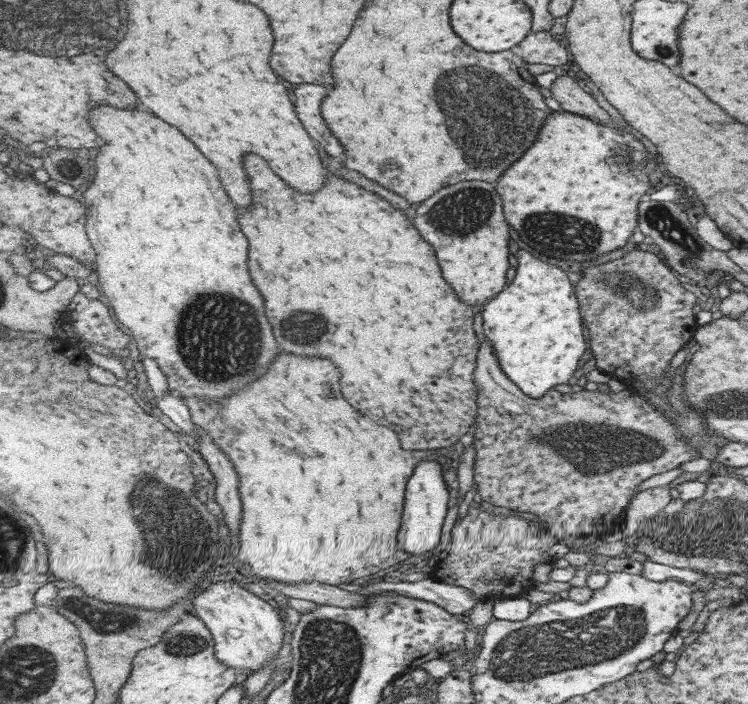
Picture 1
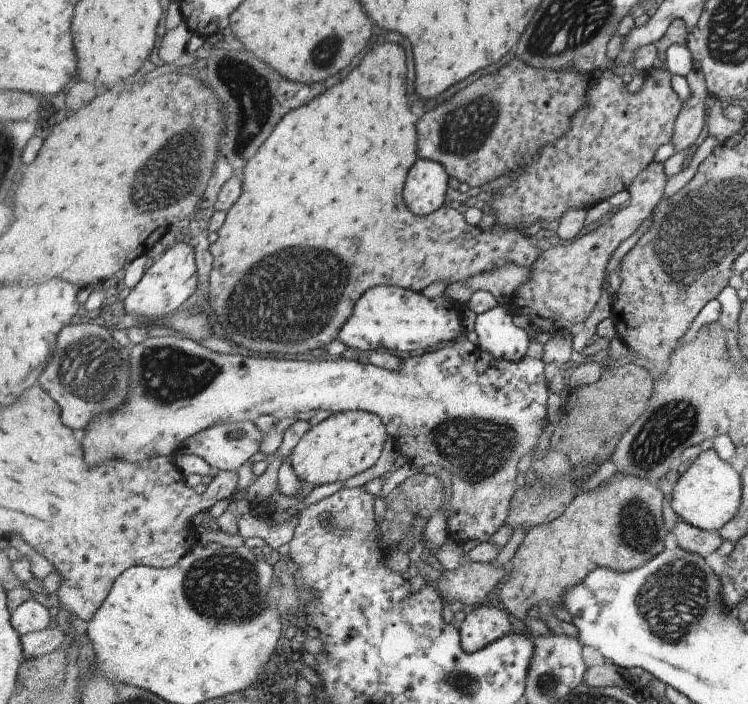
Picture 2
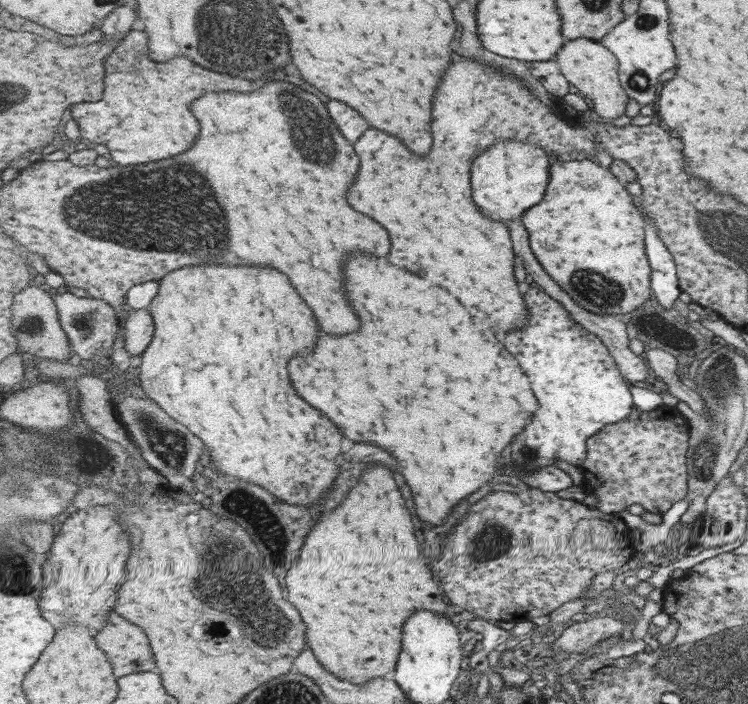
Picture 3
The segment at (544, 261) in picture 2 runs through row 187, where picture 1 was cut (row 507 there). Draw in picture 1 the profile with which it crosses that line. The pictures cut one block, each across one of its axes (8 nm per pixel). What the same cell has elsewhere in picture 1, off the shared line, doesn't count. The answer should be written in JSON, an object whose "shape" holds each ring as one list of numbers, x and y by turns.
{"shape":[[662,485,638,492,631,501,631,506,627,508,624,517,623,535,636,535,641,522,649,518,659,520,662,511,669,502,673,500,671,496,671,486]]}

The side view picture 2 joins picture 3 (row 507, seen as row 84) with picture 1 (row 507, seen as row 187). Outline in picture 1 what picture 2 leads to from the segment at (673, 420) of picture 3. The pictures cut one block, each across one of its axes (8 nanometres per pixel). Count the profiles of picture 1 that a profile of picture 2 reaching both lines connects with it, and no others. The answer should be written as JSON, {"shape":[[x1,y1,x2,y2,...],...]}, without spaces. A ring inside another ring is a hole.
{"shape":[[485,336,484,340,475,371,475,384,479,389,479,416,472,440,477,456,474,464,475,483,483,500,511,510,535,514,566,542,573,539,592,540,602,535,612,537,613,531,615,536,619,536,619,529,621,534,624,533,624,517,636,495,635,490,651,476,675,470,677,466,695,460,681,454,669,458,669,452,681,444,679,428,669,418,665,418,663,412,657,411,653,402,641,393,631,388,622,391,611,389,607,392,583,390,564,394,552,391,536,399,523,392,507,376,491,339],[641,436,653,436,653,440,667,448,665,456,645,462,643,468]]}

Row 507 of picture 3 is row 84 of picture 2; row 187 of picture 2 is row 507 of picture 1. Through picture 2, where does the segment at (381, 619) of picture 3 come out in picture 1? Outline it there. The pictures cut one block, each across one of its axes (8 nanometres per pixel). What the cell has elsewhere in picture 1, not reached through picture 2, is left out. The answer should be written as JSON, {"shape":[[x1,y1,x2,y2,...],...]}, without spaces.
{"shape":[[281,354,275,360,271,372,267,376,263,376,263,380,237,392,237,396,217,402,217,406,215,406,215,402,203,402,193,396,191,398,180,397,180,400,185,401,185,405,191,409,193,424,207,429,213,435,214,442,231,457,233,463,237,464,235,469,241,476,239,494,243,505,239,538,241,540,240,554,237,558,248,565,251,572,260,579,277,580,277,582,287,582,287,584,317,581,337,586,337,584,349,584,353,580,366,578,371,573,385,570,386,567,395,569,398,562,406,561,407,557,411,555,399,548,397,536,401,530,401,516,405,510,407,482,415,474,418,459,413,456,413,452,401,450,401,442,399,442,399,436,395,430,391,430,387,426,379,426,369,416,363,416,359,410,355,410,341,394,339,382,341,382,341,372,331,360]]}

